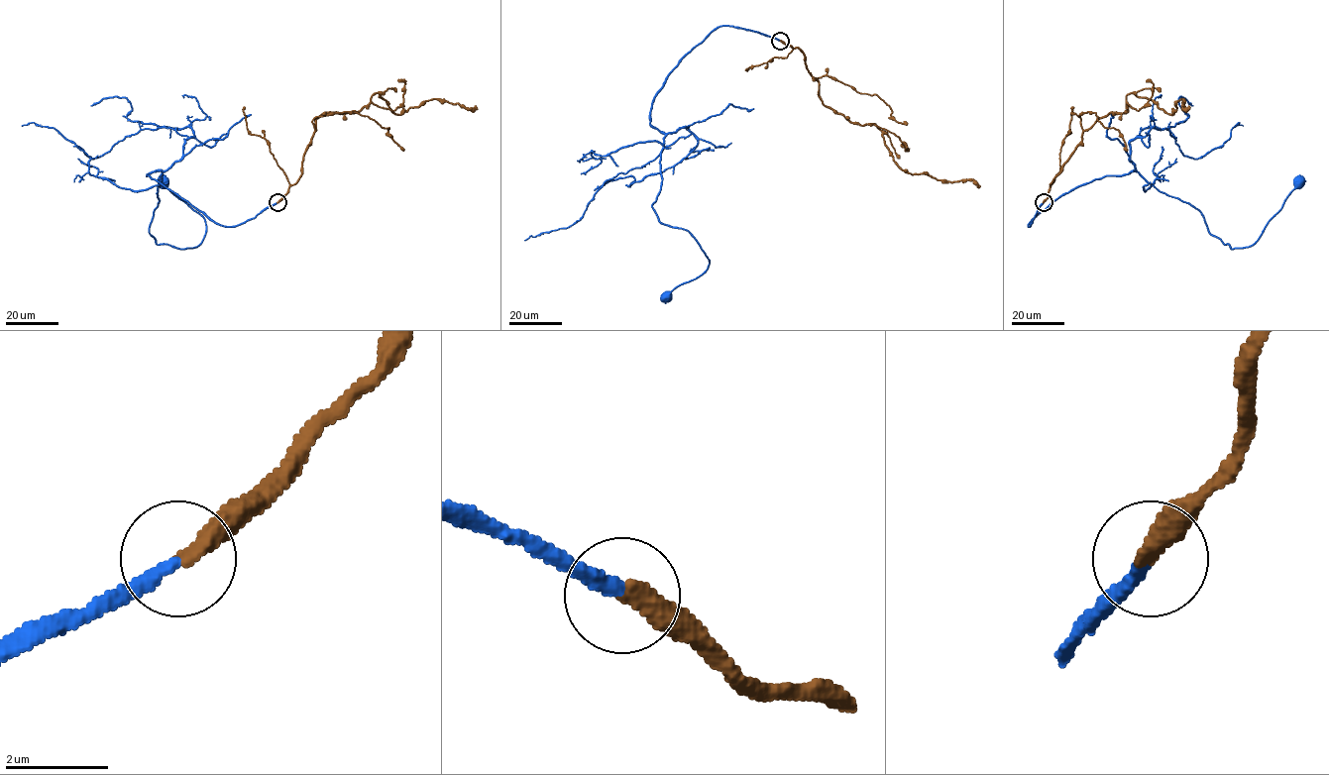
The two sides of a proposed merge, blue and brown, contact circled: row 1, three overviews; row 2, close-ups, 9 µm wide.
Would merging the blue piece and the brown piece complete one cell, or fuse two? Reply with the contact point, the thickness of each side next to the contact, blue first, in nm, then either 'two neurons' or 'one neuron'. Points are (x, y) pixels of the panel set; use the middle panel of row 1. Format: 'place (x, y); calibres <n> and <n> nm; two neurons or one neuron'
place (780, 41); calibres 280 and 360 nm; one neuron

